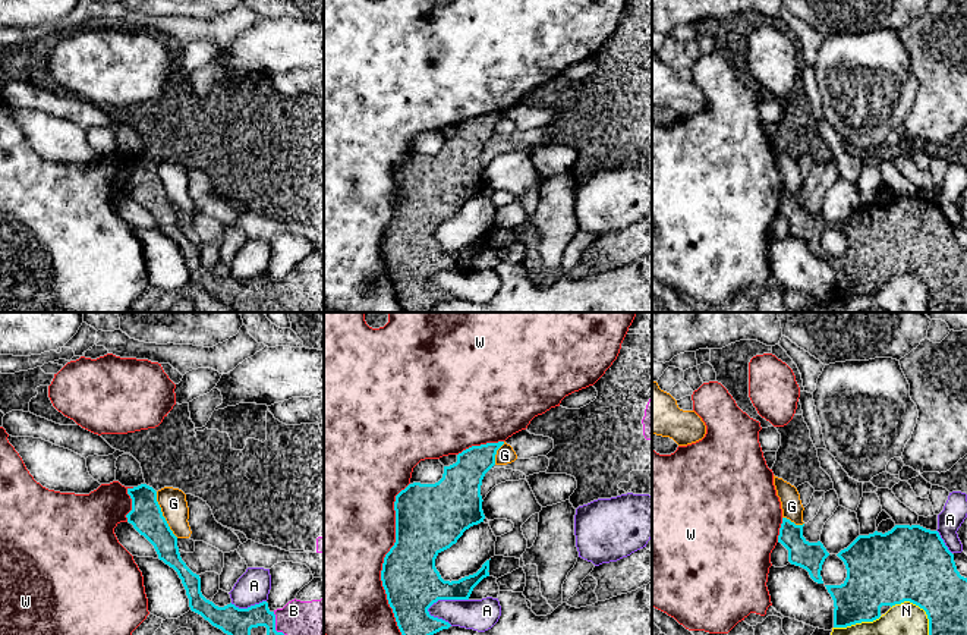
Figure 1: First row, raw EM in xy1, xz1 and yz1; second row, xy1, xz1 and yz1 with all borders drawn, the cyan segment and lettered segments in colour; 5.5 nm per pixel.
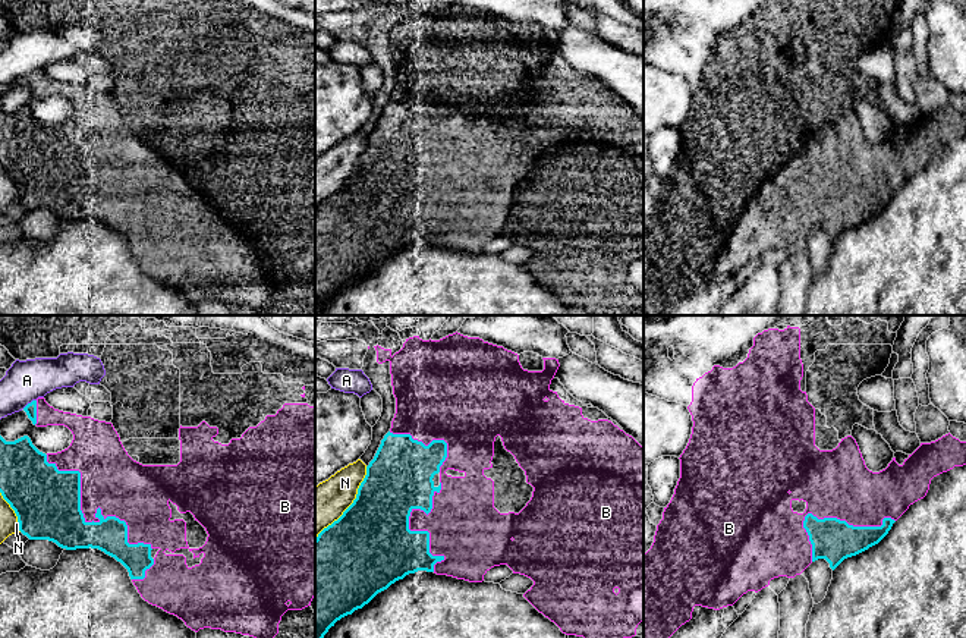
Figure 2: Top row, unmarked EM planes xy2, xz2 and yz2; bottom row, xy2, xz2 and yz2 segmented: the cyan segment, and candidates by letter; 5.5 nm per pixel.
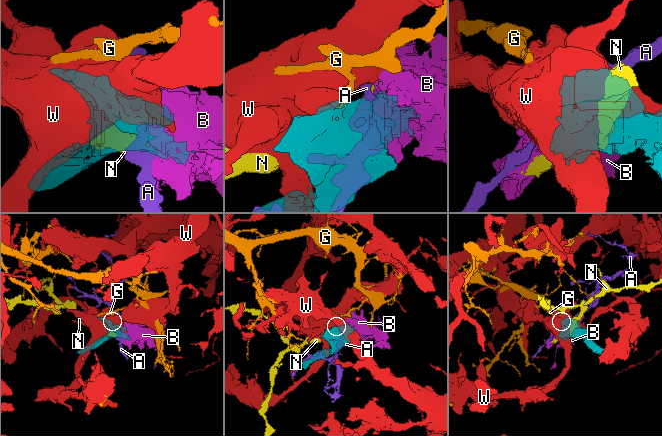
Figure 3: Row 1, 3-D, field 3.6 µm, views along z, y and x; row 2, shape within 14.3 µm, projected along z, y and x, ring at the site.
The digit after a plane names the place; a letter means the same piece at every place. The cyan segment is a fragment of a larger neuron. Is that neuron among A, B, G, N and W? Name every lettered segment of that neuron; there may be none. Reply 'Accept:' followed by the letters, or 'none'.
Accept: B

